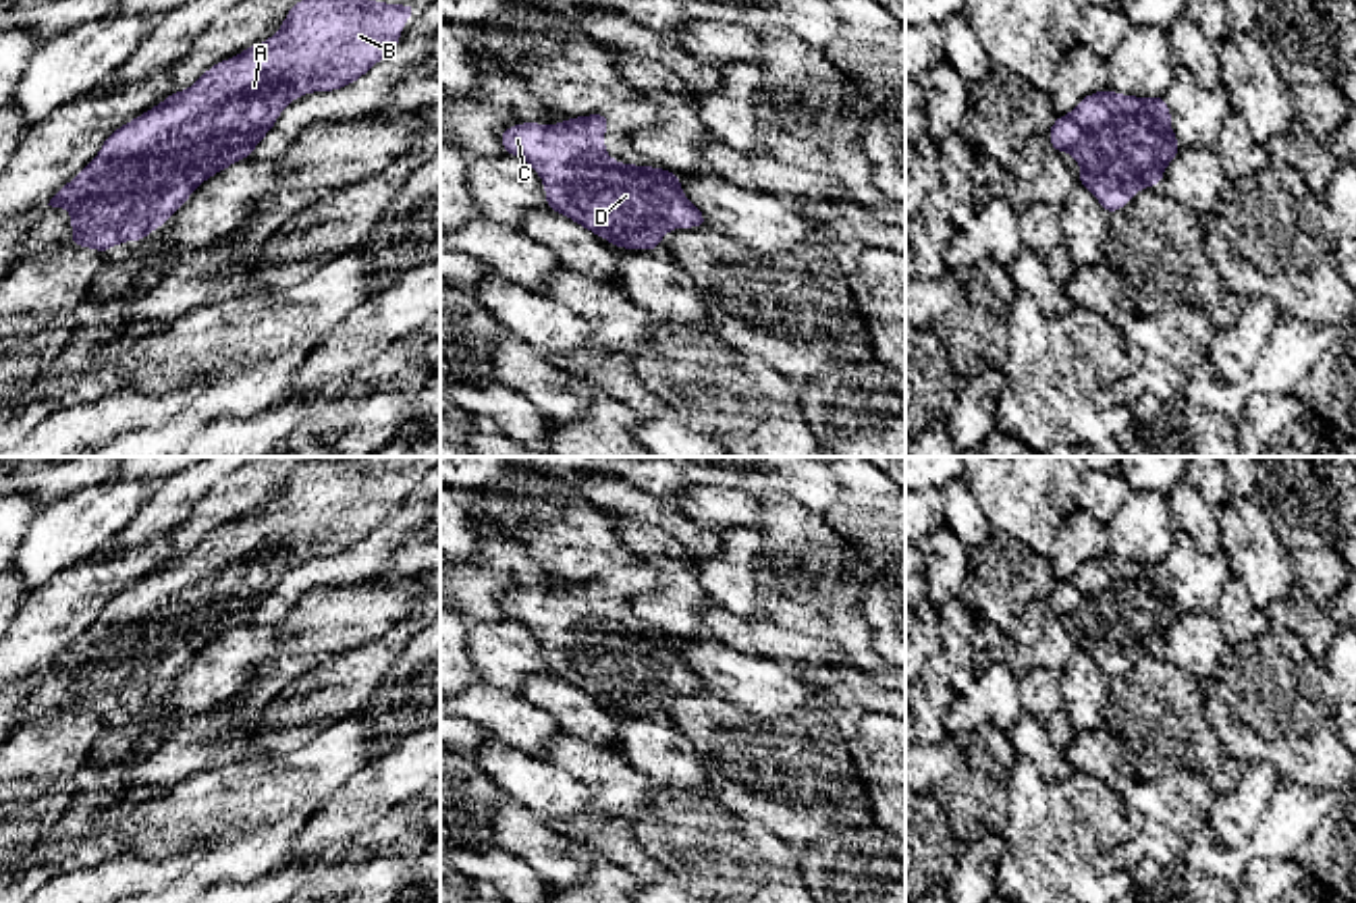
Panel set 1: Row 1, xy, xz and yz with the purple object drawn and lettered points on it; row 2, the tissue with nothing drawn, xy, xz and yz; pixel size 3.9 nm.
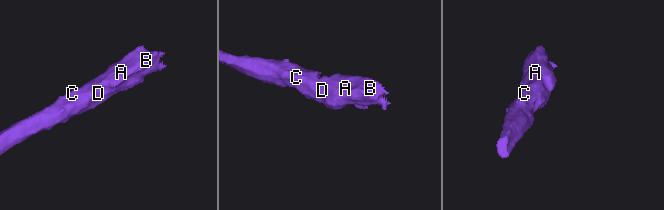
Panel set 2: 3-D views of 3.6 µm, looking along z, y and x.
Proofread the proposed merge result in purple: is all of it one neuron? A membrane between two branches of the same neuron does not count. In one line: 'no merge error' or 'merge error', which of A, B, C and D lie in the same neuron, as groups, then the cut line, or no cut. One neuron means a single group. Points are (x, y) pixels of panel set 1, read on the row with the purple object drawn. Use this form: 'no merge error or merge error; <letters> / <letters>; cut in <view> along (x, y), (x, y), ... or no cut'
no merge error; A B C D; no cut

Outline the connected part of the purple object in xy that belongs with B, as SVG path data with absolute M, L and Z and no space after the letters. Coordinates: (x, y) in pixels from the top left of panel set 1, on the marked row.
M299 0L270 39L214 64L189 89L112 131L100 154L48 206L69 210L77 247L104 253L125 241L143 241L204 181L249 158L287 104L309 91L347 87L395 52L415 8L374 0Z

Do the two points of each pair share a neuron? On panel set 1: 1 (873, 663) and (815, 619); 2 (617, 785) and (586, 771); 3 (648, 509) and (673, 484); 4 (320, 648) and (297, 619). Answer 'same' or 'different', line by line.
1: same
2: same
3: different
4: same

